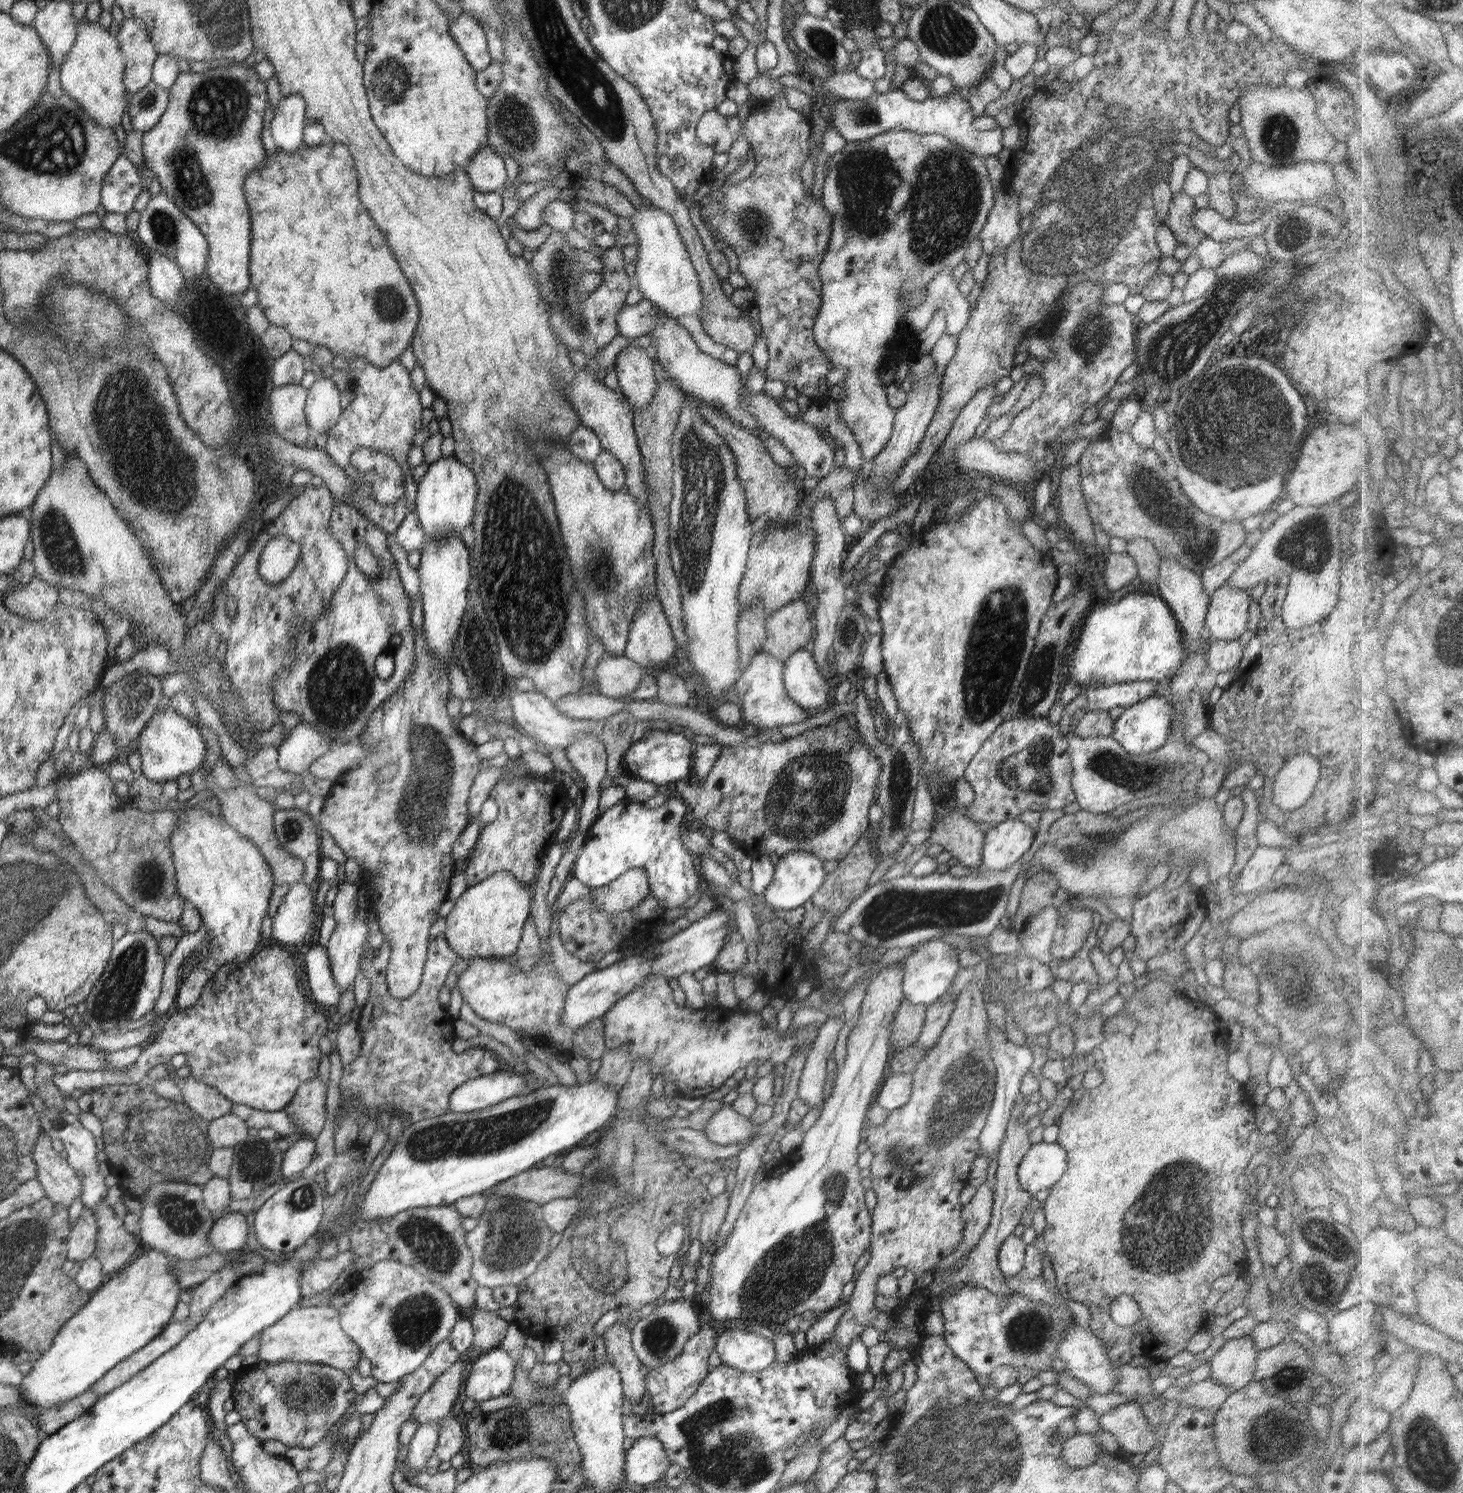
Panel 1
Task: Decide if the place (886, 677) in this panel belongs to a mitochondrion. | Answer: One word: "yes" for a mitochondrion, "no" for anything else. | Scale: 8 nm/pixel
no

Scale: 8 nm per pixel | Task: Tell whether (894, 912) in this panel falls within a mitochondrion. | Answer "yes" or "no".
yes

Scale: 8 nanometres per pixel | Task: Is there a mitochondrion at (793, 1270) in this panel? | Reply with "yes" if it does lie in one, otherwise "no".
yes

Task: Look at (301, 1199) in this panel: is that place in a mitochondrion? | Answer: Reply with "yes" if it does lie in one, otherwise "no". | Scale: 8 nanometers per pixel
yes

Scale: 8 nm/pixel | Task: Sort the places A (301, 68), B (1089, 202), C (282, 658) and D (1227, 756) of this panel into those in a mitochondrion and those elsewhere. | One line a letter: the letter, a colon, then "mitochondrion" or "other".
A: other
B: mitochondrion
C: other
D: other

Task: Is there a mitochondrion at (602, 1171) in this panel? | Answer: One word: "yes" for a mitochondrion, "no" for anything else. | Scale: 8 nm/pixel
yes

